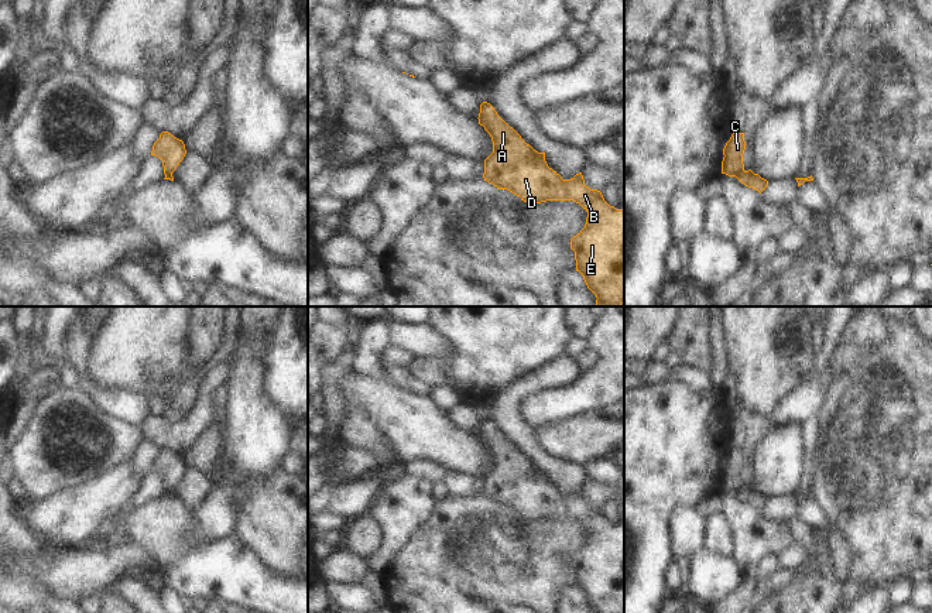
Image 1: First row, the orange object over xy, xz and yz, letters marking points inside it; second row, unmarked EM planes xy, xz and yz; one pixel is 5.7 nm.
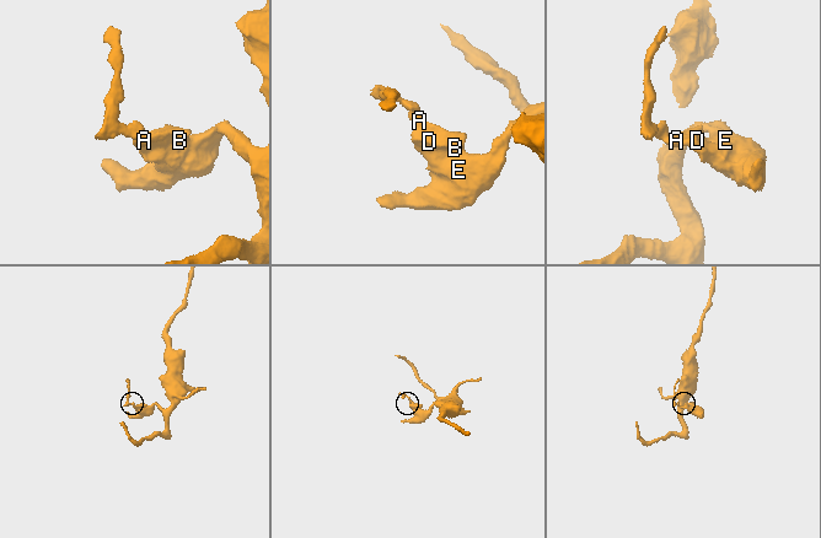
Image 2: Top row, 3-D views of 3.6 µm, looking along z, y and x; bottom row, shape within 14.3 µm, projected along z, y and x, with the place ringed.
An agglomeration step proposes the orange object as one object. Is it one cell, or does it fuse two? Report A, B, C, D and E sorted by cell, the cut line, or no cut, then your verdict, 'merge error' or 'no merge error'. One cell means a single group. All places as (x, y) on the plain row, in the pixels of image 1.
groups A B D E / C; cut yz (743, 486), (736, 493); merge error

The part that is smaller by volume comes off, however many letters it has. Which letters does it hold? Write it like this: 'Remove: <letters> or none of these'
Remove: C

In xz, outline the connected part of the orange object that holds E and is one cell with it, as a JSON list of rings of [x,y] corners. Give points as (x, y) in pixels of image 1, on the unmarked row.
[[[483,418],[479,441],[490,451],[493,469],[484,476],[483,494],[527,520],[573,517],[586,528],[585,544],[570,555],[576,588],[596,613],[624,613],[624,525],[610,523],[600,507],[585,501],[582,489],[563,496]]]

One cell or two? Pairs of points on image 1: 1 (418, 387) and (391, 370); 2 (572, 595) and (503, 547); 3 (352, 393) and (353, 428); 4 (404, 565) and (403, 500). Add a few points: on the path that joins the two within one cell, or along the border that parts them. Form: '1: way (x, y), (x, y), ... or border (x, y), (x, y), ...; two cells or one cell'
1: way (411, 384), (398, 373); one cell
2: border (575, 585), (562, 588), (557, 598); two cells
3: border (343, 406), (359, 407), (376, 428); two cells
4: border (425, 520), (394, 555), (384, 572); two cells

